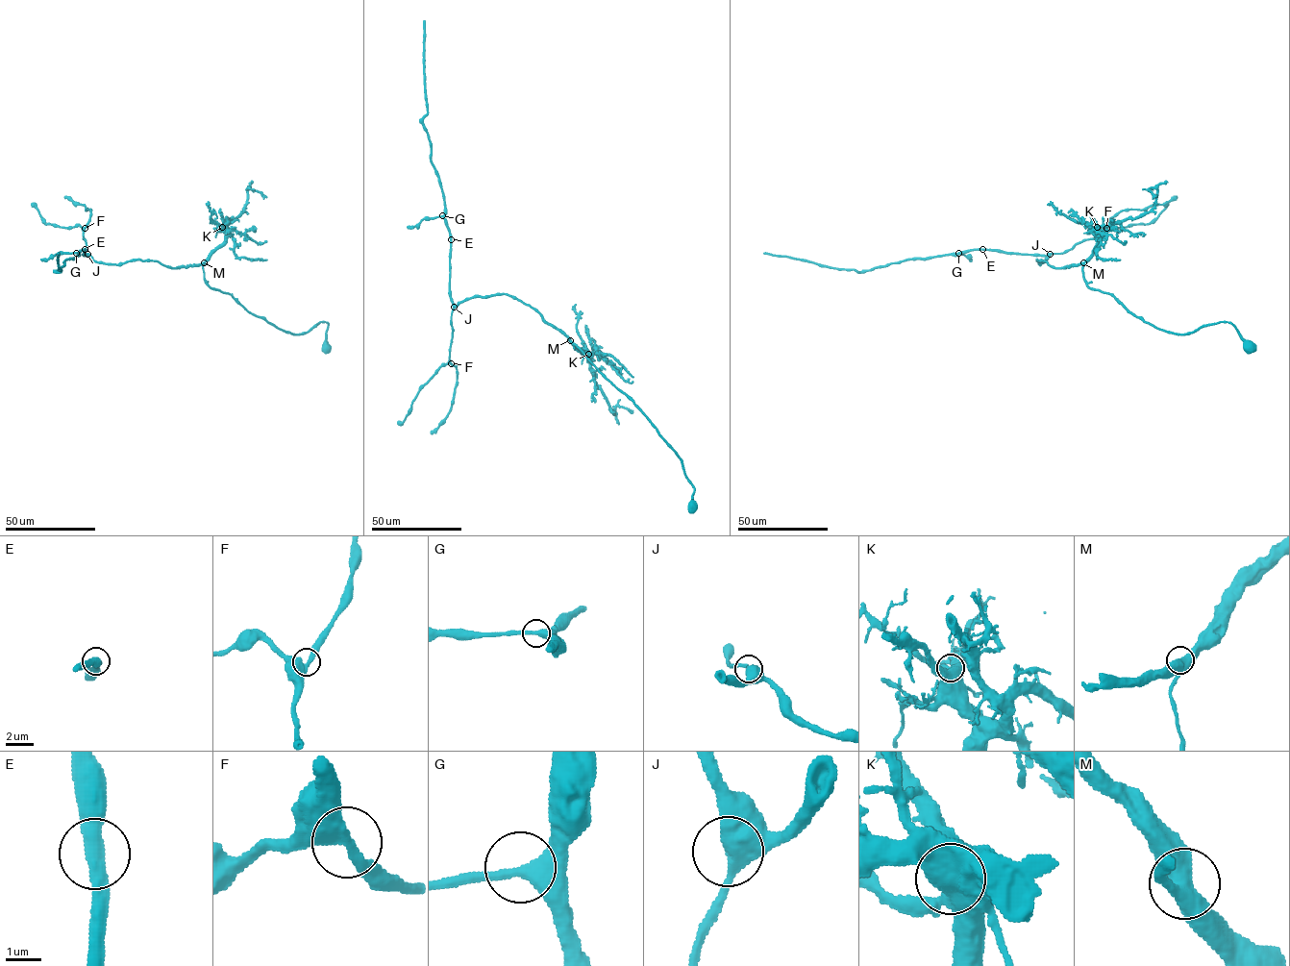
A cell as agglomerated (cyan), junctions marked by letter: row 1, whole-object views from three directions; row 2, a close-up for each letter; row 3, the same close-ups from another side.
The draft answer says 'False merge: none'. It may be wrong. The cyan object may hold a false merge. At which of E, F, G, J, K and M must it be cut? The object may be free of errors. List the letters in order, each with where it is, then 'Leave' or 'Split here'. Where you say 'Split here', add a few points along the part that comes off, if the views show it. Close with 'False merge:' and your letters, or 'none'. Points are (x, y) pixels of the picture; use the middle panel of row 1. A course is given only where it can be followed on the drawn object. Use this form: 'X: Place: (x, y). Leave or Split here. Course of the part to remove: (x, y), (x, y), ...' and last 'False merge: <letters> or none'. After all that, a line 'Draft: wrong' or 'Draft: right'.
E: Place: (451, 239). Leave
F: Place: (451, 363). Leave
G: Place: (442, 215). Leave
J: Place: (454, 307). Leave
K: Place: (588, 354). Leave
M: Place: (570, 340). Leave
False merge: none
Draft: right

